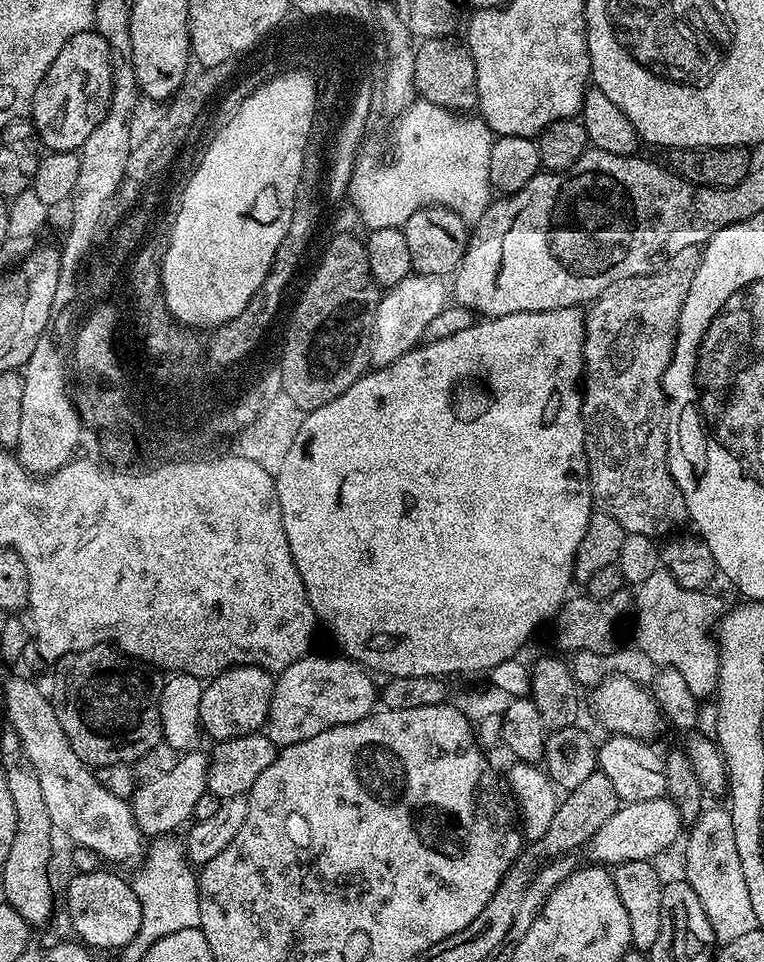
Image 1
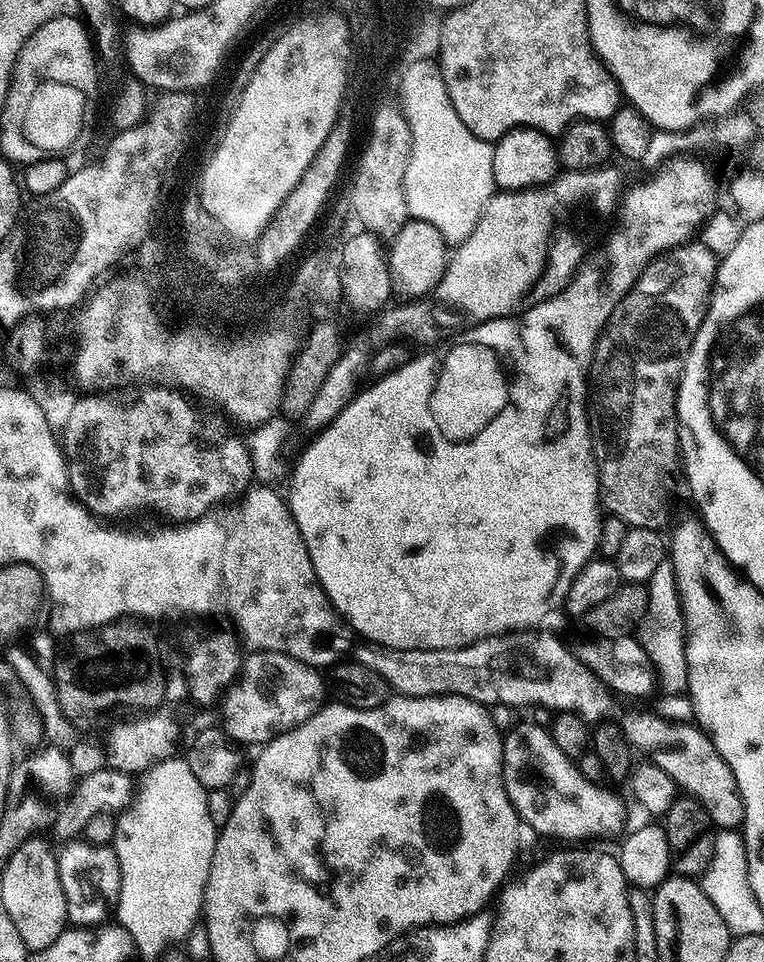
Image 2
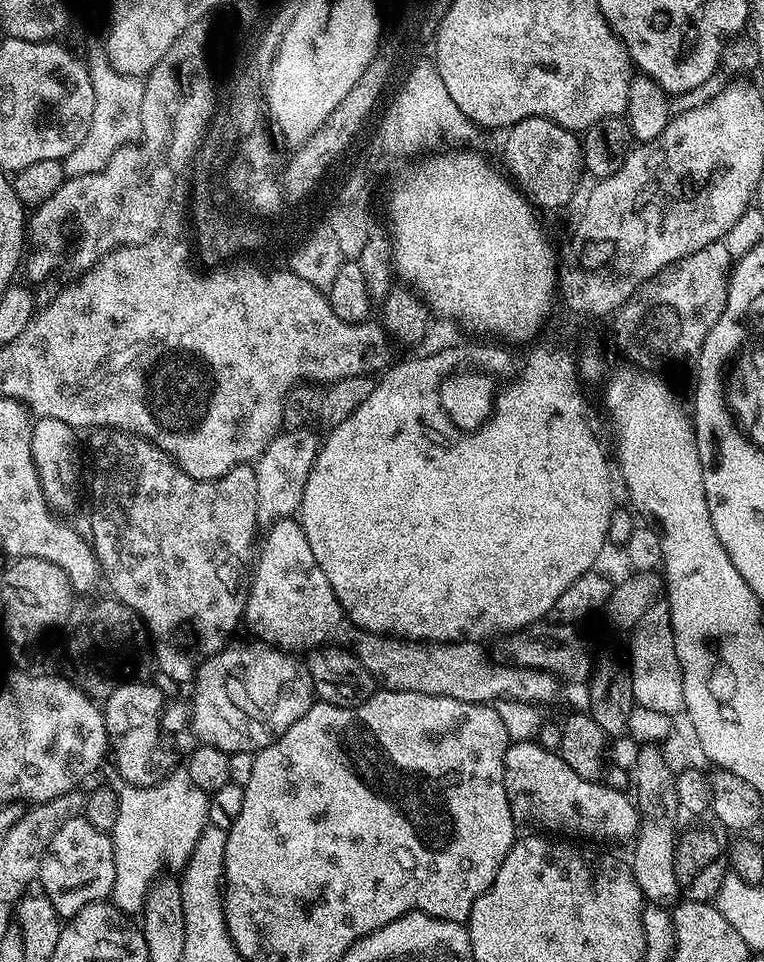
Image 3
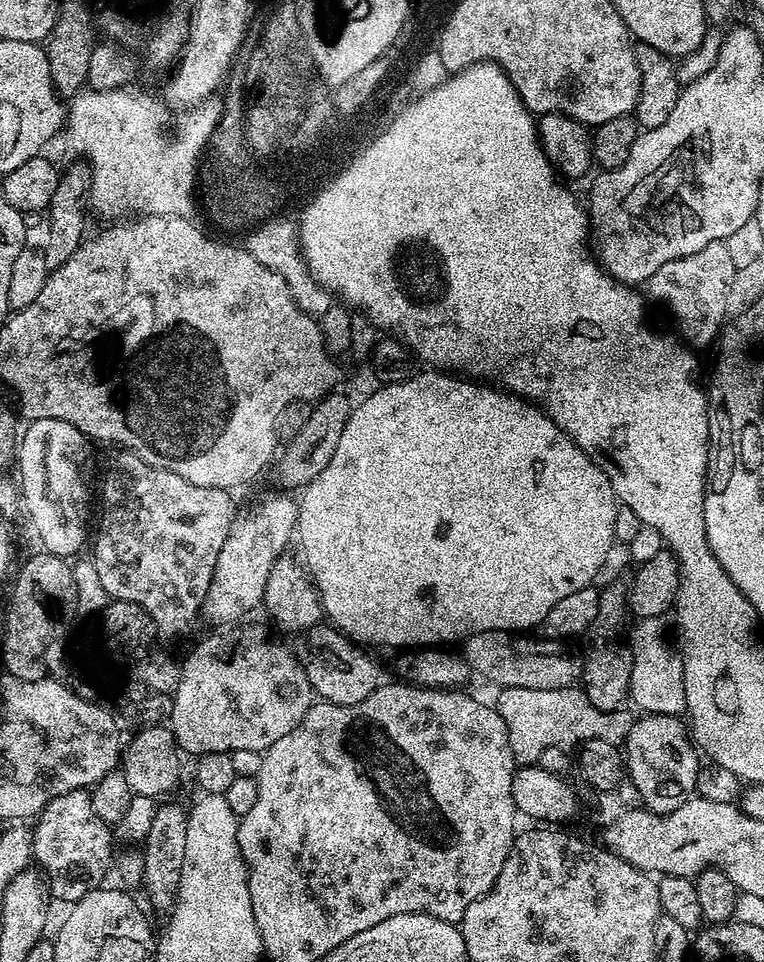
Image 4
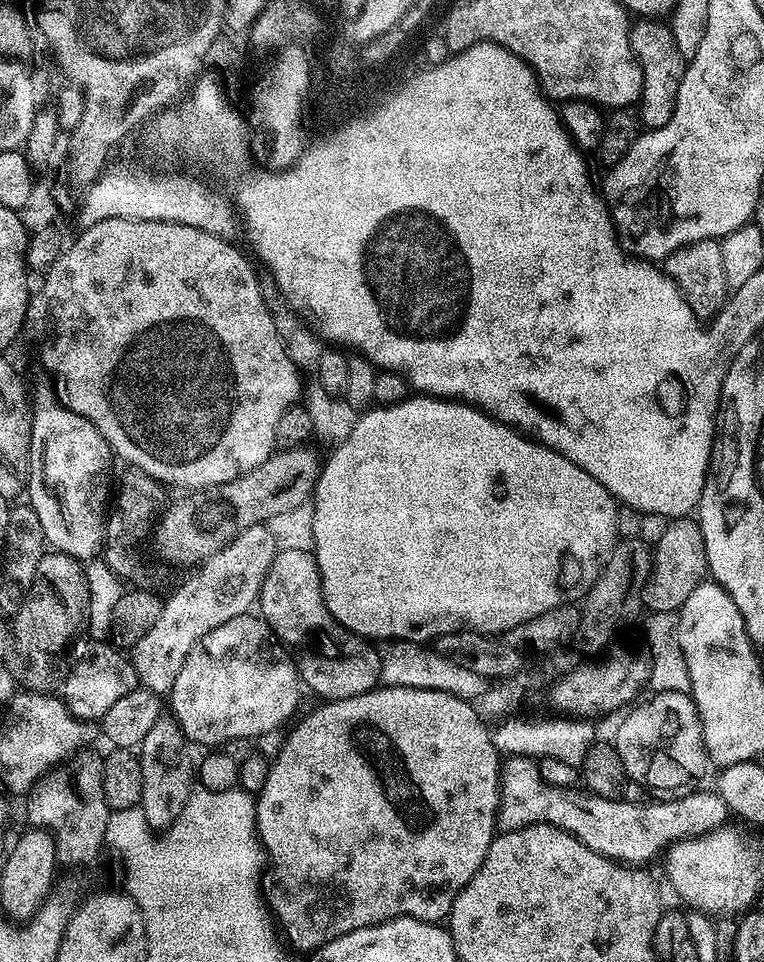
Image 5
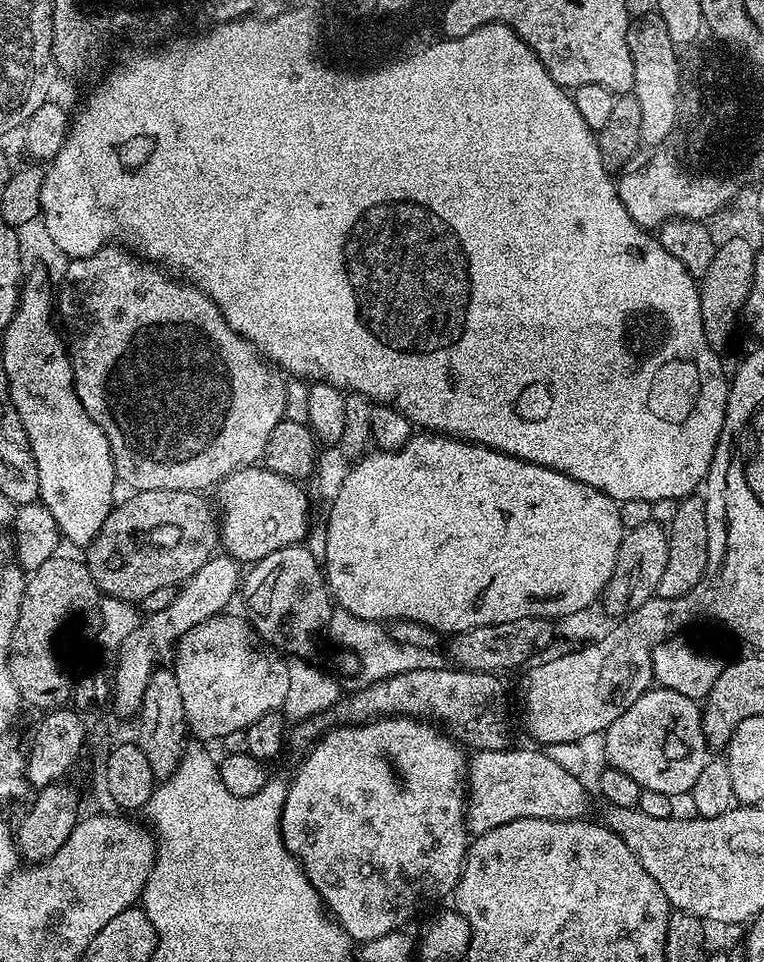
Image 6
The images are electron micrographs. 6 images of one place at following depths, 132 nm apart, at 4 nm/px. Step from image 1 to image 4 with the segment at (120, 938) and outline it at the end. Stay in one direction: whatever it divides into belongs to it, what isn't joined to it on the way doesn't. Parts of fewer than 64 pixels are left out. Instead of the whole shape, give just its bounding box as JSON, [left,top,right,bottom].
[32,789,113,902]

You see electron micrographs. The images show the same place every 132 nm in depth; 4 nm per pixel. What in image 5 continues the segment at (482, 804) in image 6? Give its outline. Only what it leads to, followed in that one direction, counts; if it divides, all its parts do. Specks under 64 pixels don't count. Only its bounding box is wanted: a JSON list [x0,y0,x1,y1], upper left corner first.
[496,755,728,866]

